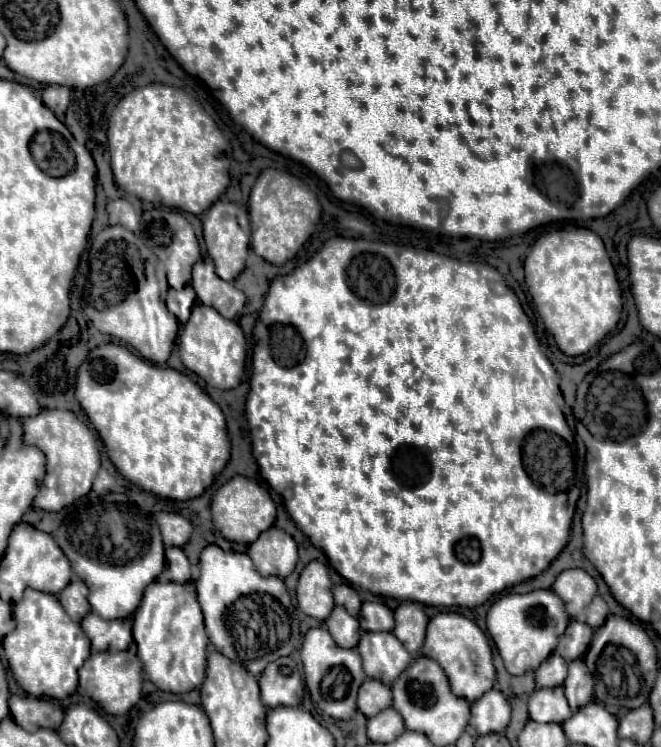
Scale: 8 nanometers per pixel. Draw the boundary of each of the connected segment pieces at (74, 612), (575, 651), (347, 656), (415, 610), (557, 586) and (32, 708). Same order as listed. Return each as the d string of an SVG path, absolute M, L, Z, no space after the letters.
M74 578L60 594L58 600L64 606L64 610L68 612L68 616L74 622L80 622L88 612L90 612L90 604L88 604L88 588L82 580Z
M572 620L566 628L566 632L560 636L556 654L564 656L566 660L576 660L582 658L584 652L588 650L588 644L592 640L592 628L588 624Z
M310 628L304 636L300 658L304 664L304 680L310 690L312 702L328 716L336 720L348 720L356 712L356 694L366 674L356 650L340 648L326 628Z
M402 602L394 612L394 636L408 648L412 656L422 650L428 618L422 612L422 606L416 602Z
M574 568L560 572L552 590L564 600L568 614L574 618L590 604L596 594L596 582L586 570Z
M12 694L8 704L10 704L12 718L22 728L28 728L28 730L52 728L52 730L56 730L60 726L62 708L50 700Z

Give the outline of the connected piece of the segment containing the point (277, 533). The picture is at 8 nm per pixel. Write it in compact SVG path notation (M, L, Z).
M276 526L262 532L258 540L250 544L248 554L252 556L258 572L264 576L276 574L286 578L298 562L298 548L294 538Z

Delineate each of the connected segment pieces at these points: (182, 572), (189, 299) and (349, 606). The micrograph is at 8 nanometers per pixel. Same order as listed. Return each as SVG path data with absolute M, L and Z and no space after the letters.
M166 548L166 570L161 572L158 580L186 584L190 582L190 562L182 548Z
M186 286L182 292L176 292L176 290L168 290L168 296L166 296L166 306L168 306L168 310L184 324L186 320L188 320L188 316L190 316L190 308L192 308L192 304L194 304L194 298L196 298L196 294L194 294L194 290L190 288L190 286Z
M338 584L332 588L334 592L334 602L338 606L344 606L348 612L352 612L352 616L358 616L360 614L360 598L356 594L356 590L350 586L350 584Z

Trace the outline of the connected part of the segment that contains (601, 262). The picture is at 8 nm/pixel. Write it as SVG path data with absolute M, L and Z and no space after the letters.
M574 226L542 234L524 260L524 272L534 306L564 354L586 354L616 328L622 312L620 286L604 242L596 232Z

